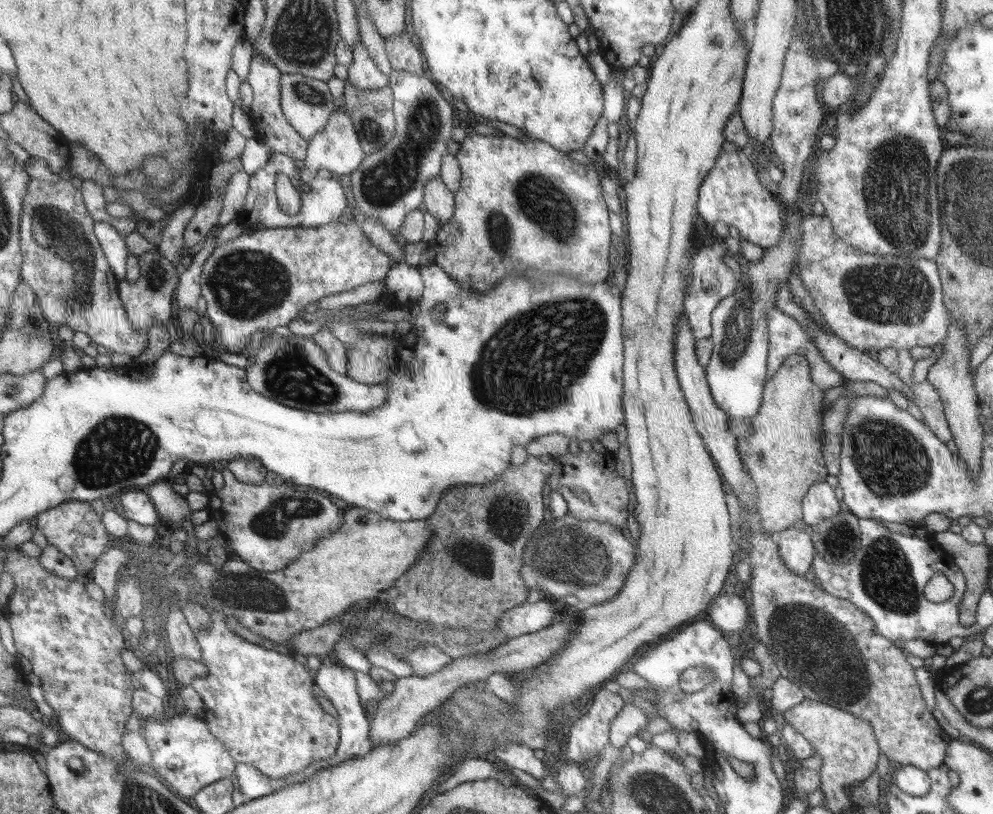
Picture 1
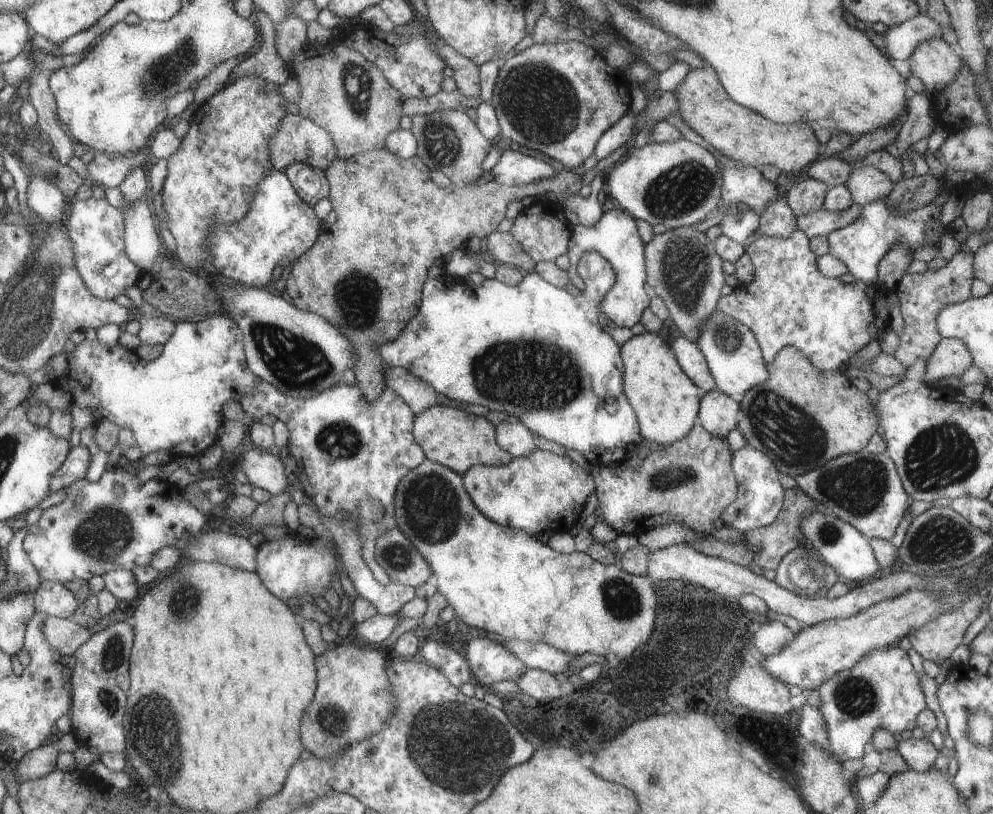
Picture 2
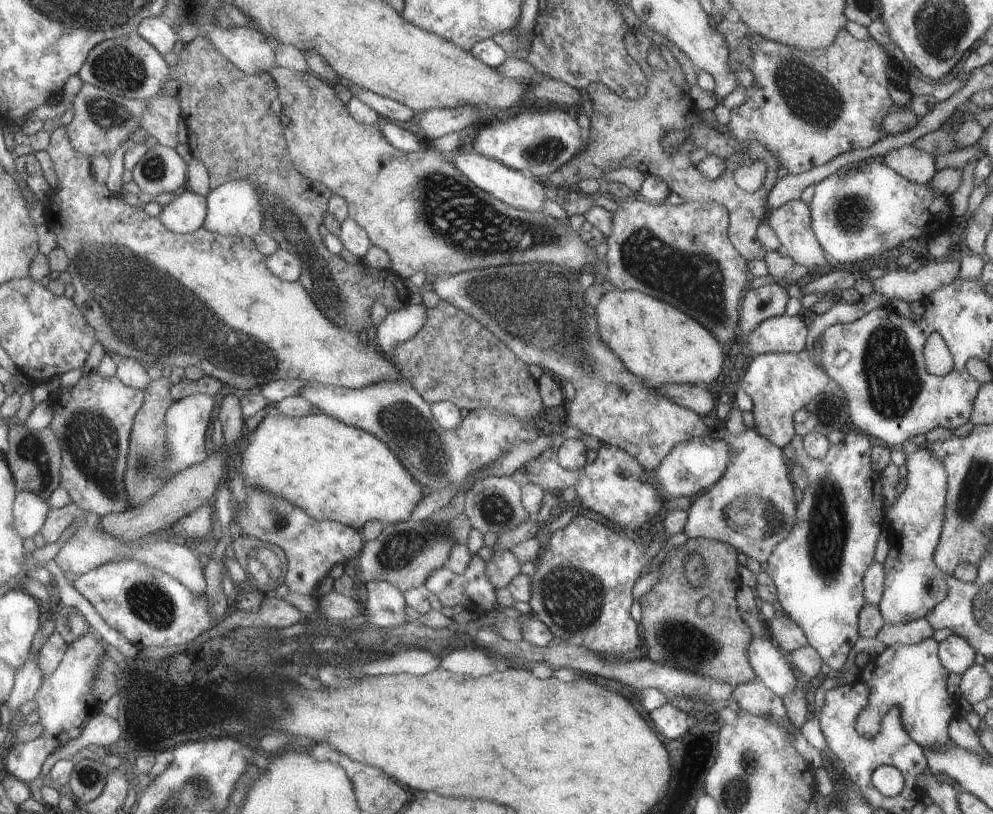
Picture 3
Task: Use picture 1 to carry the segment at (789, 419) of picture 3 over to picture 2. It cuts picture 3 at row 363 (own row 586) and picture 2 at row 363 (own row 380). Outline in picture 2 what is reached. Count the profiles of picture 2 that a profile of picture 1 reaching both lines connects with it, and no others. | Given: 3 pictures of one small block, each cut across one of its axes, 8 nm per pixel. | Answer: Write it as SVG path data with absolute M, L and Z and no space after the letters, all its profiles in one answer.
M680 336L674 340L672 350L674 356L676 356L676 362L678 362L684 374L686 374L696 386L700 386L702 391L706 393L717 391L716 383L710 372L708 362L694 341L690 341L688 337L682 338L682 336Z

